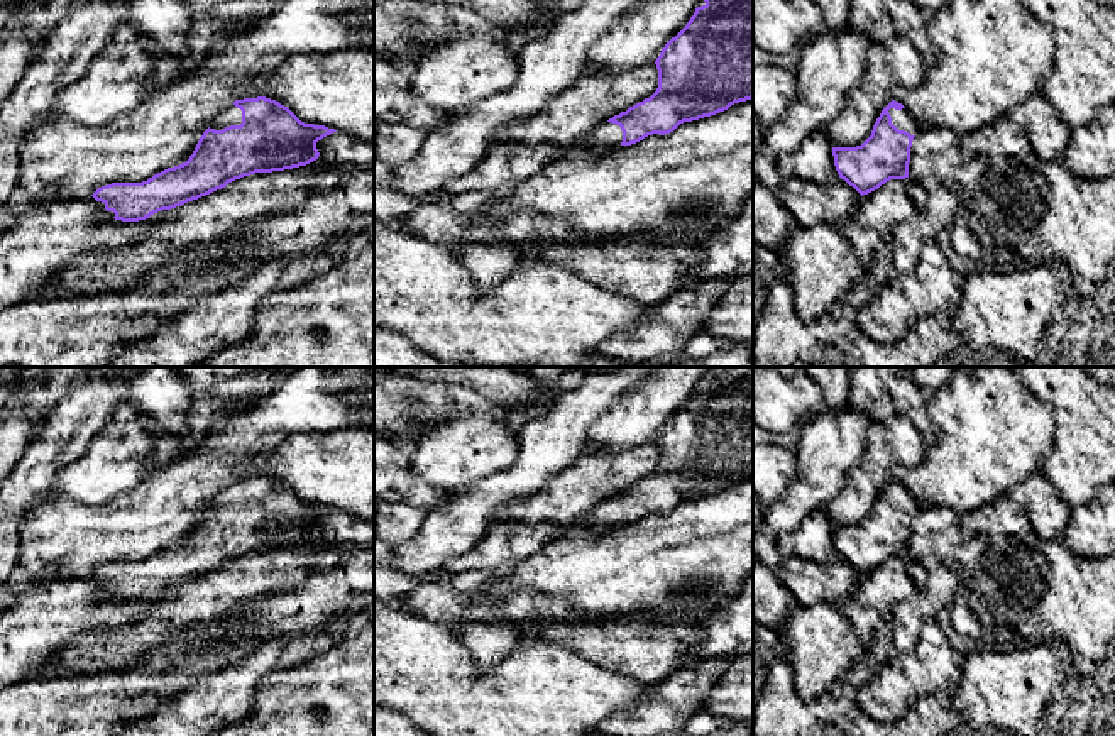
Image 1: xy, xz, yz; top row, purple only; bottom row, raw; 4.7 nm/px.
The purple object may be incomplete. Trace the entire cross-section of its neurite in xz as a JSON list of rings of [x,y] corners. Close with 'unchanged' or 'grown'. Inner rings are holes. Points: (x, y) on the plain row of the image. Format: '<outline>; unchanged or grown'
[[[753,367],[709,371],[704,381],[656,437],[656,470],[574,525],[631,525],[753,477]]]; grown

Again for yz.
[[[892,479],[876,497],[871,514],[856,526],[832,526],[841,558],[861,575],[890,558],[909,557],[912,519],[920,504],[905,486]]]; grown

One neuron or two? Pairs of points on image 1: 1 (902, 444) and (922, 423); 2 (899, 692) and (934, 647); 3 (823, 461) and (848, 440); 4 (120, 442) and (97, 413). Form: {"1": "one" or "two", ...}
{"1": "two", "2": "one", "3": "one", "4": "two"}

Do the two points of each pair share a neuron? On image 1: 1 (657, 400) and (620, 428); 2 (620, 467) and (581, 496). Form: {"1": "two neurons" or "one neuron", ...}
{"1": "one neuron", "2": "one neuron"}

